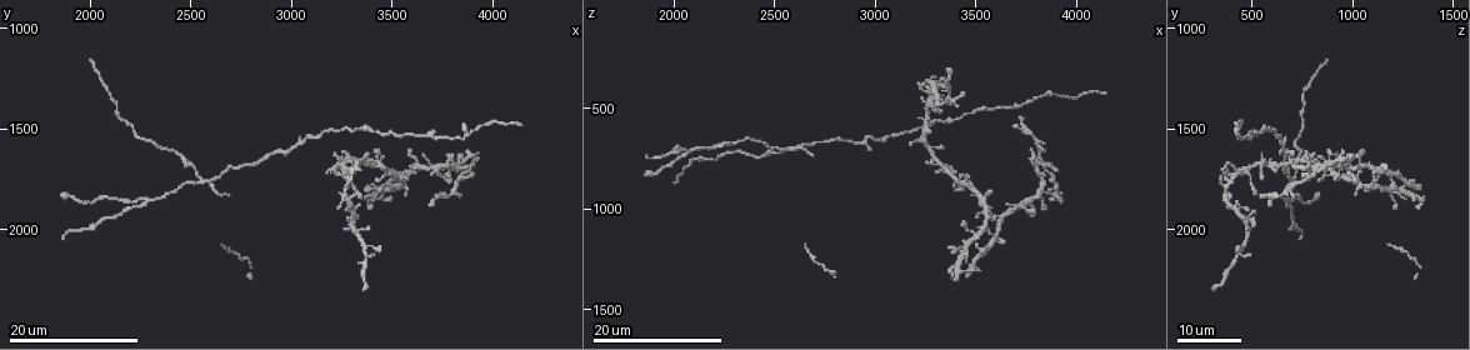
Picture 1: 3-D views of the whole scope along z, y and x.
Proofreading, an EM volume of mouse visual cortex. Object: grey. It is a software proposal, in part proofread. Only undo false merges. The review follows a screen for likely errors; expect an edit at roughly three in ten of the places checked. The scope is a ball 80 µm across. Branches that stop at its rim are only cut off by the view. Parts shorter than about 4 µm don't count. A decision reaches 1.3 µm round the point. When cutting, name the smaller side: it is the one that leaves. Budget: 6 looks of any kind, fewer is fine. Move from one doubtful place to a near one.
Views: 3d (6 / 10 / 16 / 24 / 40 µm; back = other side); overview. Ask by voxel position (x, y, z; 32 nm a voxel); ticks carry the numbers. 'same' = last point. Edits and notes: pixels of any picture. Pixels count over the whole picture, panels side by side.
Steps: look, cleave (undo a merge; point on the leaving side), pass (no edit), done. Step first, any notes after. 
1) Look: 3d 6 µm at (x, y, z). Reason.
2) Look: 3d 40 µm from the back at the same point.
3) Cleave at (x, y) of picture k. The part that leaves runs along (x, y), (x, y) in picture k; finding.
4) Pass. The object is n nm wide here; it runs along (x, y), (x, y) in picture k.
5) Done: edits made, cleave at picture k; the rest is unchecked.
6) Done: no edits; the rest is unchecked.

Look: 3d 16 µm at (2550, 1760, 710). Three arms meet.

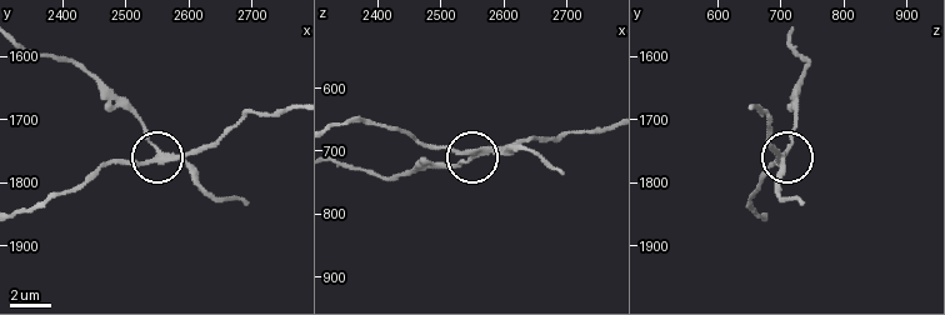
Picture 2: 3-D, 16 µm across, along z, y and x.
Look: 3d 6 µm at (2555, 1755, 710).

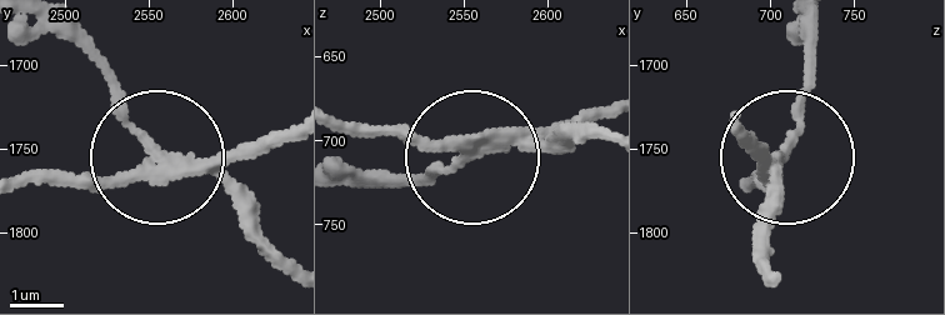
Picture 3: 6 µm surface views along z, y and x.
Cleave at (253, 193) of picture 3. 3 arms meet here; a second cell is stuck on.

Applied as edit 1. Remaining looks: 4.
Look: 3d 16 µm at (3070, 1560, 630). A narrow waist.

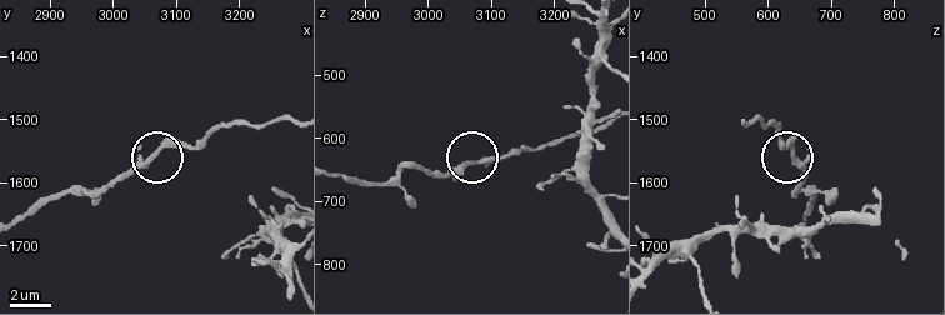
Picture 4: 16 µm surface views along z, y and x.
Look: 3d 6 µm at (3075, 1545, 635).

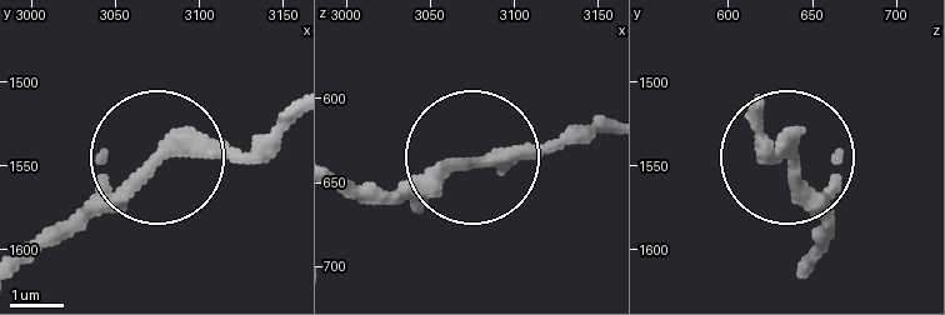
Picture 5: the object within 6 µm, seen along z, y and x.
Pass. One cell here.

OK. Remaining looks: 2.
Look: 3d 24 µm at (2270, 1860, 690). Three arms meet.

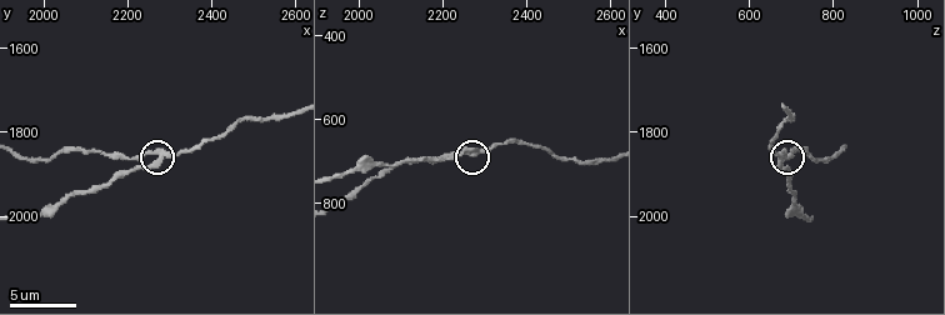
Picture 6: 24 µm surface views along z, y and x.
Look: 3d 6 µm at (2275, 1860, 680).

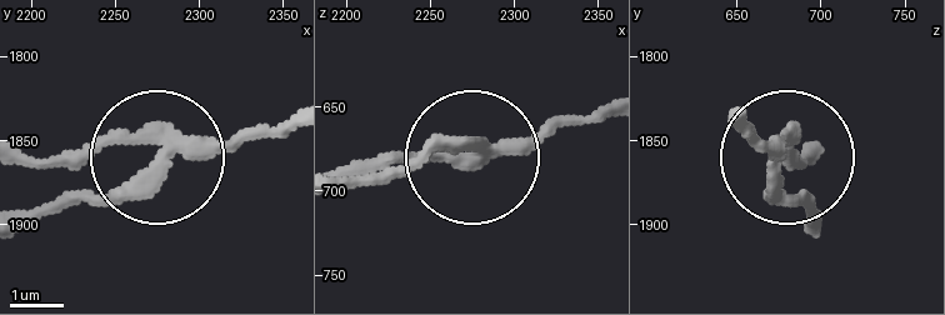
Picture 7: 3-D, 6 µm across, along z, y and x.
Cleave at (98, 150) of picture 7. 3 arms meet here; the part that leaves runs along (171, 140), (109, 140), (28, 168) in picture 7; a second cell is stuck on.

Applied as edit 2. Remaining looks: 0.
Done: edits made, cleave at picture 3, cleave at picture 7; the rest is unchecked.

